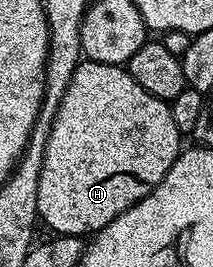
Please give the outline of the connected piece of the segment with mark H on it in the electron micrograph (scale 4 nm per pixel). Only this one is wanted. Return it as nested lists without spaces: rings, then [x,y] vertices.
[[[81,61],[80,67],[70,76],[70,84],[66,87],[66,94],[62,96],[62,104],[58,104],[58,114],[54,116],[54,124],[50,128],[50,136],[46,140],[46,154],[42,160],[42,170],[38,176],[38,200],[36,213],[39,221],[49,226],[53,235],[74,234],[77,236],[91,236],[106,228],[110,220],[122,216],[126,208],[138,204],[154,187],[170,172],[170,164],[179,156],[182,149],[182,136],[178,132],[178,124],[174,124],[174,116],[169,103],[162,101],[158,96],[150,96],[134,76],[130,76],[124,66],[111,66],[101,62]]]

